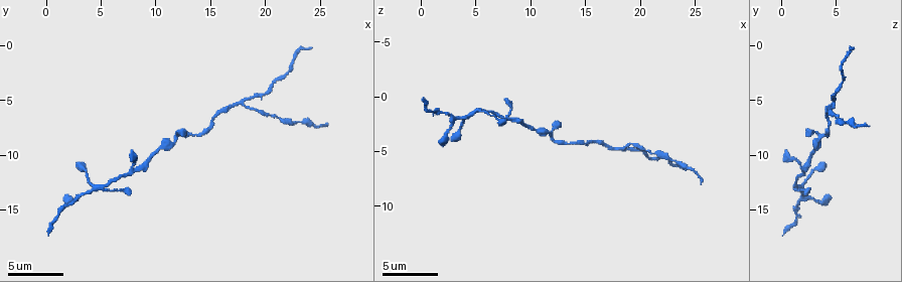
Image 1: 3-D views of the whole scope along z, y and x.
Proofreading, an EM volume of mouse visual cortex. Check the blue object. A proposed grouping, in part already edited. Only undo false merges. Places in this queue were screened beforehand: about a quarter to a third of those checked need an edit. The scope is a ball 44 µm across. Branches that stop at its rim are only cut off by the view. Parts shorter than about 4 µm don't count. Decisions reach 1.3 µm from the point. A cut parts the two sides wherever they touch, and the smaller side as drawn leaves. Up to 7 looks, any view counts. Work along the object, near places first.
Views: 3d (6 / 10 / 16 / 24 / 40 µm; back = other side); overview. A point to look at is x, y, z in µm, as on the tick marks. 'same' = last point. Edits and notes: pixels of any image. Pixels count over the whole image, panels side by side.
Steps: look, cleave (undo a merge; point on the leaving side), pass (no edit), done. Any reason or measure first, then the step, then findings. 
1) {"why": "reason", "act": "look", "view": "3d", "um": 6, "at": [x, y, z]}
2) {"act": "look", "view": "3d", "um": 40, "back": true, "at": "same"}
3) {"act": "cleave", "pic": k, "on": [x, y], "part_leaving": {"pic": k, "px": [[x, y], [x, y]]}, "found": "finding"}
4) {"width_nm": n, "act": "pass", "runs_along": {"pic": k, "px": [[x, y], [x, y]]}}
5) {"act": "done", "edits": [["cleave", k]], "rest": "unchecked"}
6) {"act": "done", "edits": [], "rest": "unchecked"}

{"why": "three-way junction", "act": "look", "view": "3d", "um": 16, "at": [12.0, 8.4, 3.6]}

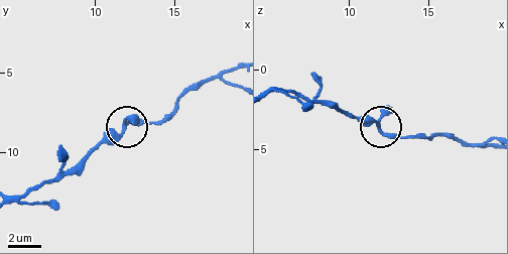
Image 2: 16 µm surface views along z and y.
{"act": "pass", "found": "all the same neuron"}

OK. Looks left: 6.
{"why": "four-way junction", "act": "look", "view": "3d", "um": 10, "at": [5.8, 12.2, 1.4]}

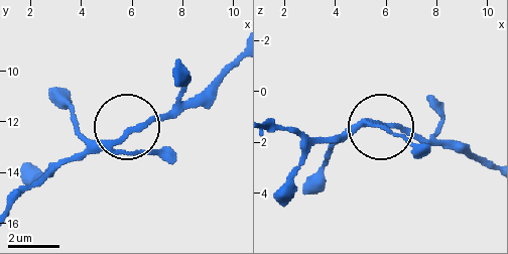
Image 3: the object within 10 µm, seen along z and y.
{"why": "zoom in", "act": "look", "view": "3d", "um": 6, "at": "same"}

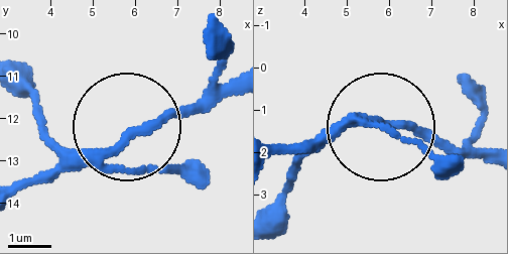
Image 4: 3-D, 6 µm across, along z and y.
{"width_nm": 170, "act": "pass", "runs_along": {"pic": 4, "px": [[487, 159], [400, 127], [336, 127], [295, 148]]}, "found": "all the same neuron"}

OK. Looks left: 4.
{"act": "look", "view": "3d", "um": 6, "at": [18.2, 5.2, 4.8]}

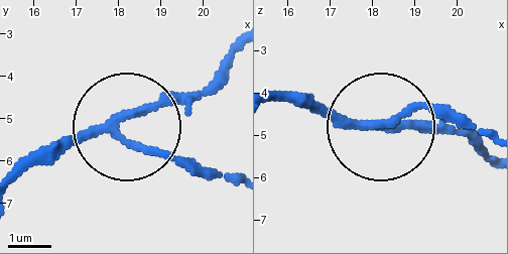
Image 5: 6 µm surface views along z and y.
{"why": "from behind", "act": "look", "view": "3d", "um": 6, "back": true, "at": [18.00, 5.35, 4.75]}

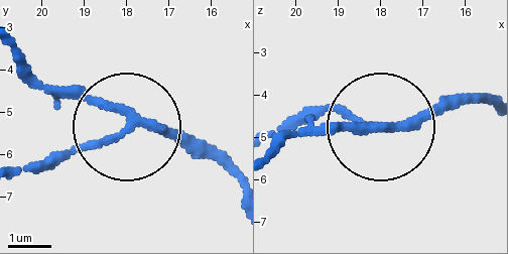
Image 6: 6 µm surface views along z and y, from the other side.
{"side_arm_um": 9, "act": "pass", "runs_along": {"pic": 6, "px": [[487, 104], [284, 137]]}, "found": "continuous, no second neuron"}

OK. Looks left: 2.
{"act": "done", "edits": [], "rest": "unchecked"}

